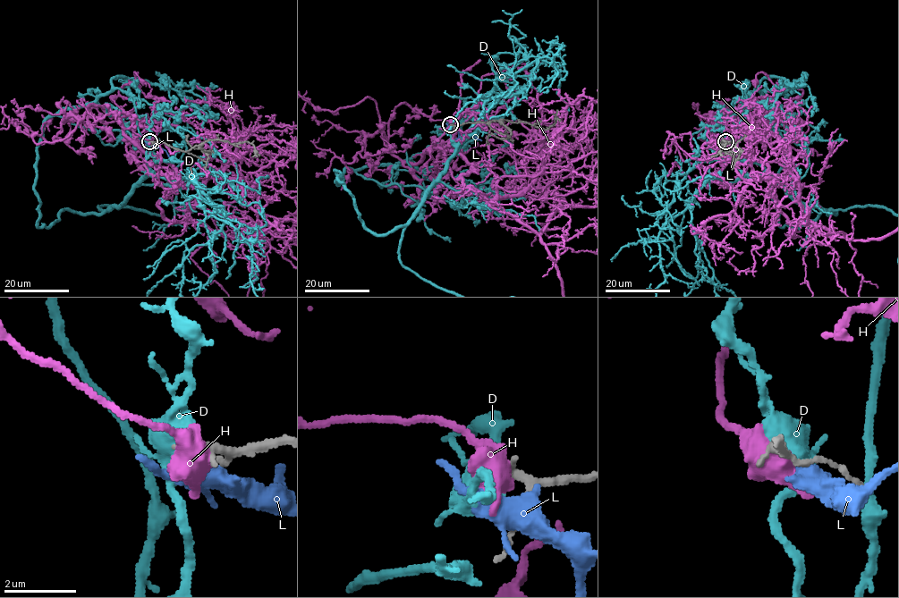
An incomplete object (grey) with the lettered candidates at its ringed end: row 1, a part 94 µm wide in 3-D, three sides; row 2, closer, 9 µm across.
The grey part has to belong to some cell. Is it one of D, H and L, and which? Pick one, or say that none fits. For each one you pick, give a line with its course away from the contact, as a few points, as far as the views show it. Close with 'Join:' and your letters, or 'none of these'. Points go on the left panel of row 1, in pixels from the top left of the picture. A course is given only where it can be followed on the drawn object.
Join: none of these

